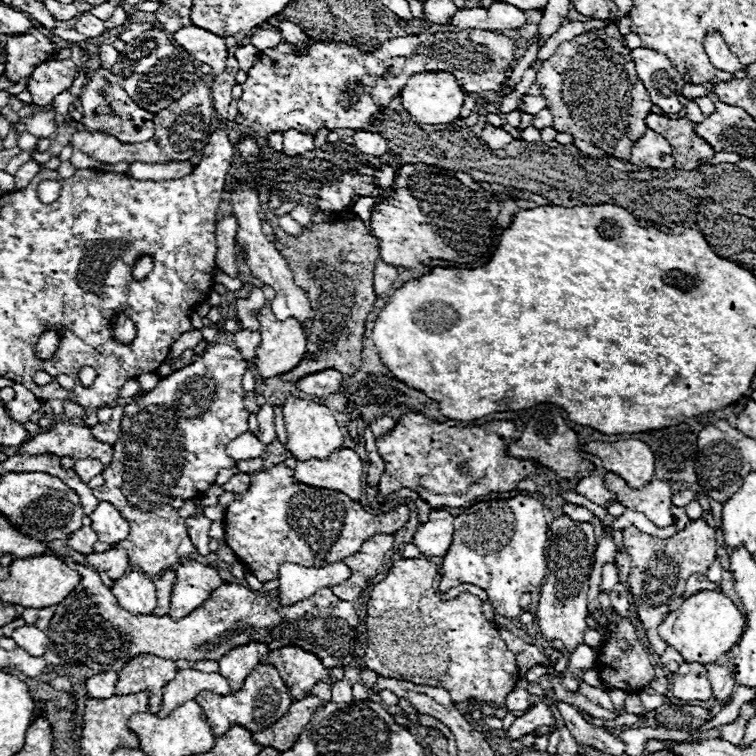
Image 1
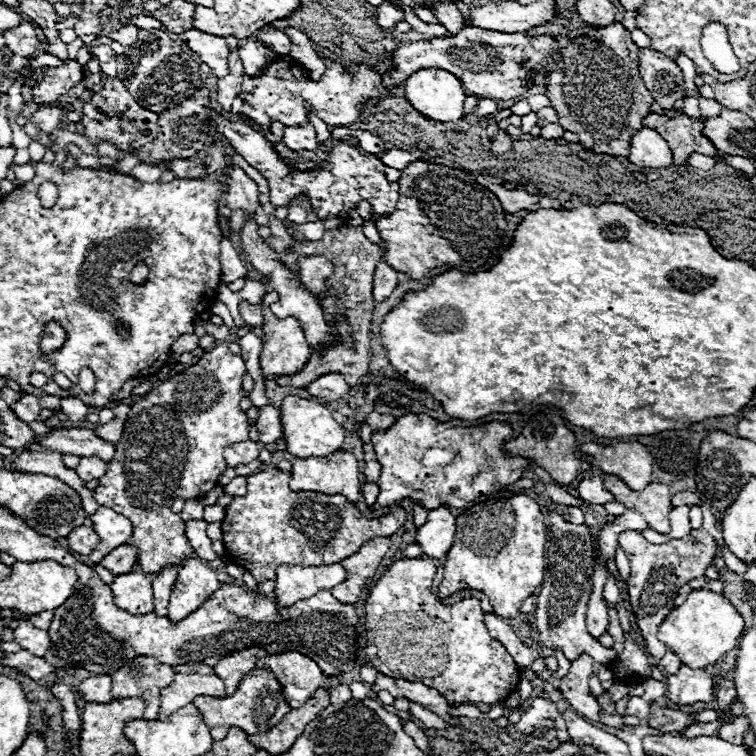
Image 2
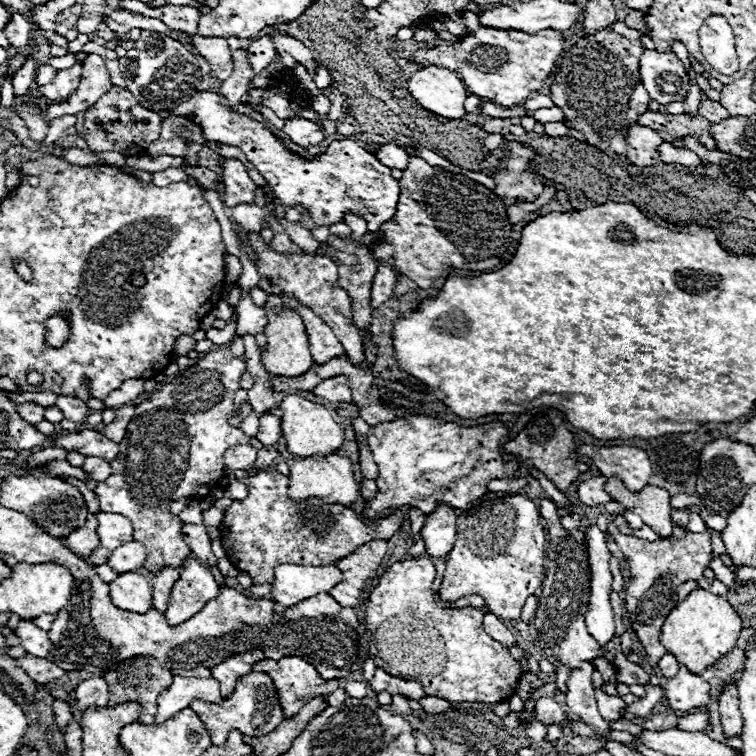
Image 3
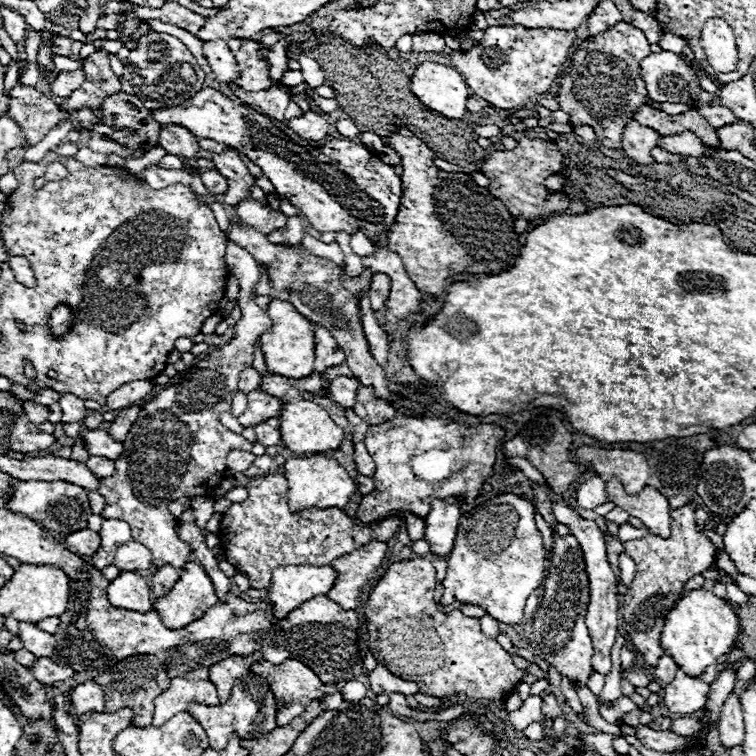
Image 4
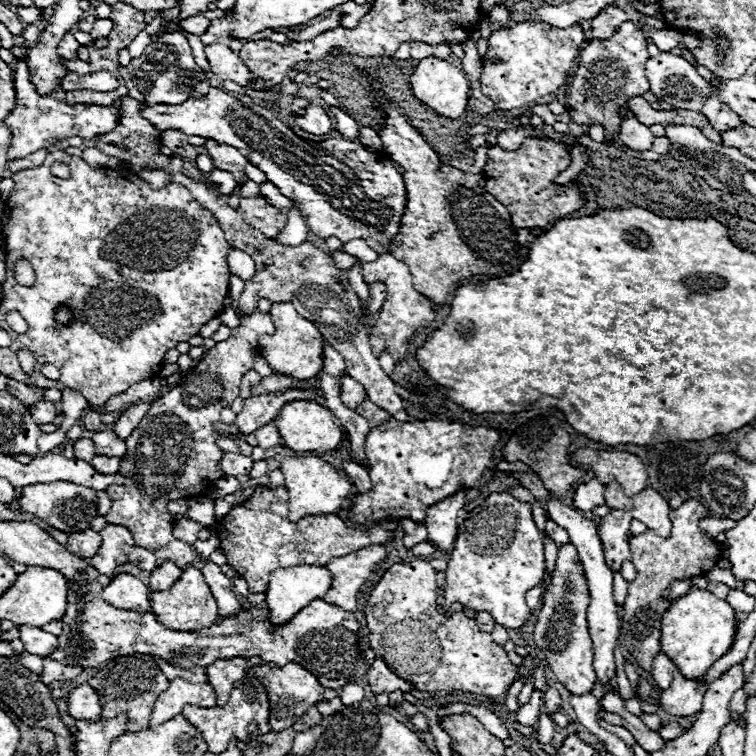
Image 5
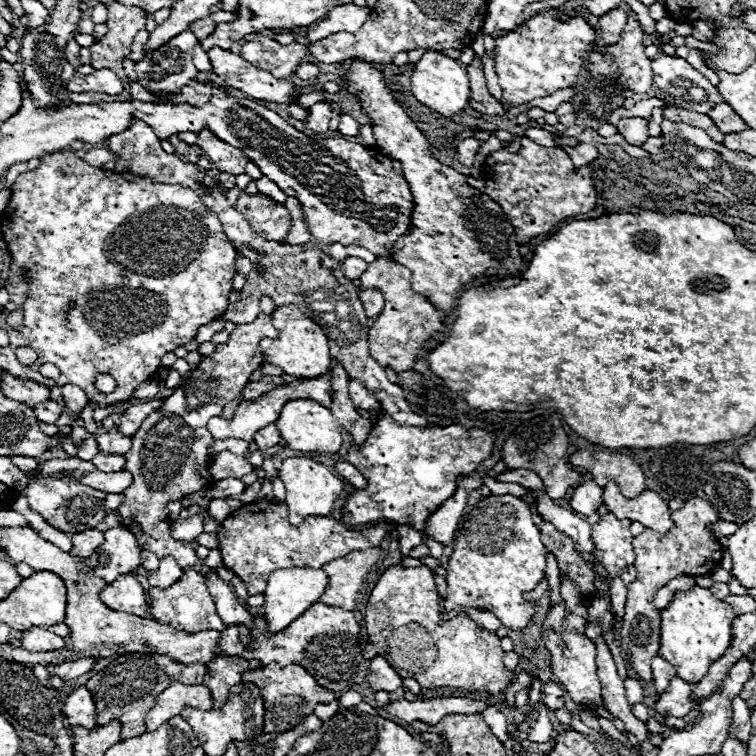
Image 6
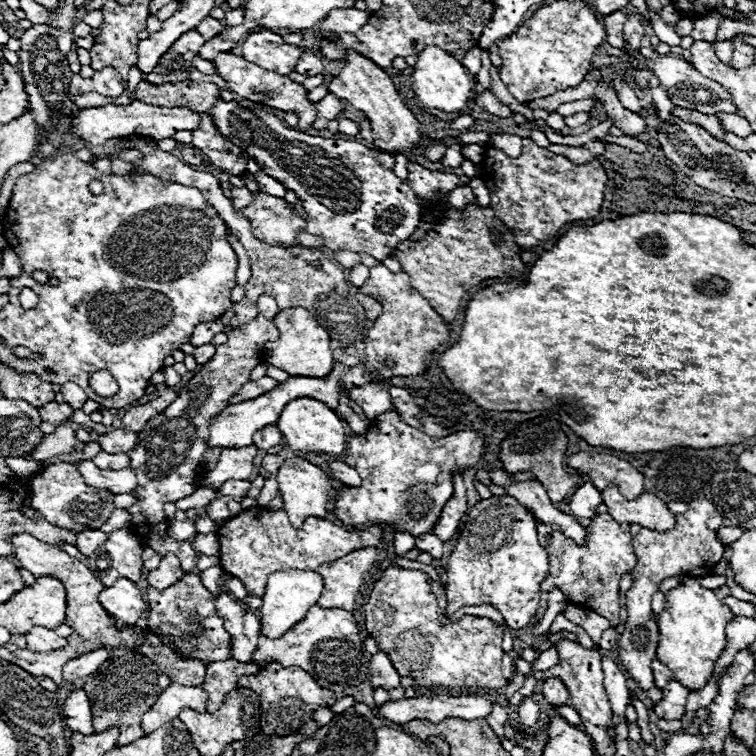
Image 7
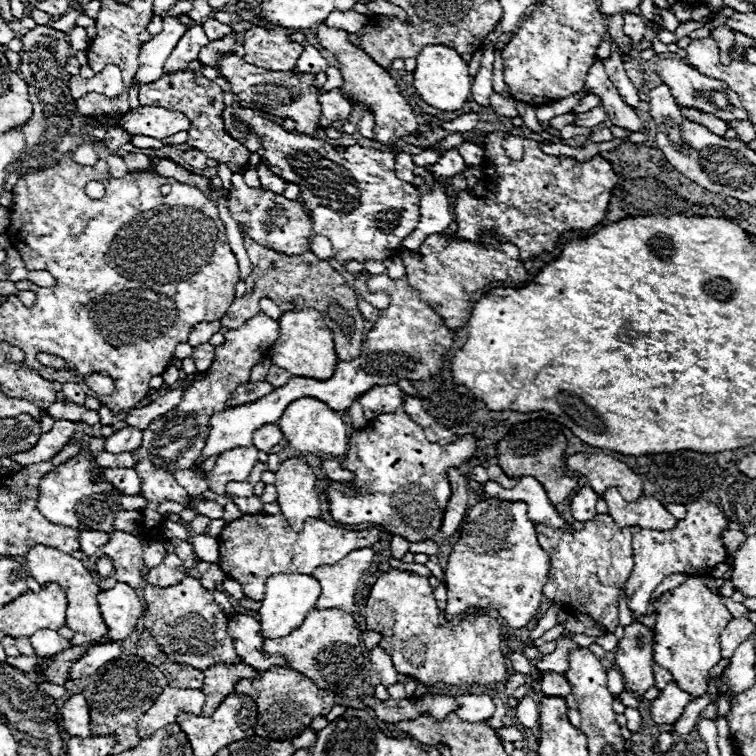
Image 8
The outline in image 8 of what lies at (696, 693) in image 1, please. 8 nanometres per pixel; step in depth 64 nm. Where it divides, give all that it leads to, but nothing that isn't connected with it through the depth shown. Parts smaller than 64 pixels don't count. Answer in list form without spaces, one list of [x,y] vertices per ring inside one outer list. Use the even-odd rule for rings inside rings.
[[[670,682],[664,690],[660,690],[660,696],[650,702],[650,718],[656,726],[660,724],[674,724],[676,718],[684,712],[692,696],[678,688],[676,682]]]

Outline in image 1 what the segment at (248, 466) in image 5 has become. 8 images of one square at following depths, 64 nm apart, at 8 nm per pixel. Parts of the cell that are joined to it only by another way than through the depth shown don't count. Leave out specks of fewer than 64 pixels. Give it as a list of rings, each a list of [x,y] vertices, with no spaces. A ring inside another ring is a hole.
[[[246,432],[228,444],[228,454],[236,462],[258,458],[262,454],[262,450],[264,450],[264,444],[252,432]]]

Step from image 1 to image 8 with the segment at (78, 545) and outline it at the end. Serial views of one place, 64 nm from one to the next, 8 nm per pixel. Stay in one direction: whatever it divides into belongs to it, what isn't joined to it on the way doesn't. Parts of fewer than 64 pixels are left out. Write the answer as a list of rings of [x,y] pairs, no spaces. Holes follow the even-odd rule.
[[[86,530],[86,532],[80,532],[80,550],[86,554],[86,556],[92,556],[102,544],[108,542],[108,534],[106,532],[96,532],[96,530]]]

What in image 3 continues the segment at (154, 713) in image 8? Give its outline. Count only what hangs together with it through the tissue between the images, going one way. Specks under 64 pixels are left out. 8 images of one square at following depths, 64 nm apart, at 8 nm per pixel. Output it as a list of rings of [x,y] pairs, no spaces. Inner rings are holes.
[[[174,676],[172,686],[168,686],[158,698],[156,724],[166,722],[172,714],[188,708],[194,698],[204,702],[222,702],[220,684],[214,678],[182,678]]]

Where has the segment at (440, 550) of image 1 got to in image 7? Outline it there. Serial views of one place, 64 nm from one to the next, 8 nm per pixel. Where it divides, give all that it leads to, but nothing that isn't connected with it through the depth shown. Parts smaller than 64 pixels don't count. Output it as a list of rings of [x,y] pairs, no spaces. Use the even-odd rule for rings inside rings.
[[[456,472],[452,474],[452,482],[454,482],[454,494],[452,498],[446,502],[432,534],[436,534],[442,542],[446,540],[452,540],[462,516],[466,514],[466,486],[464,486],[464,480],[462,480],[462,474]]]

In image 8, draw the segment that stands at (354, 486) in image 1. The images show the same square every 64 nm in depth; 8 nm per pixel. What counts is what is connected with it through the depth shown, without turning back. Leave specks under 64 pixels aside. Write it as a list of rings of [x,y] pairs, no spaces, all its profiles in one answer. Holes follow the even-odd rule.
[[[300,458],[284,460],[276,474],[278,506],[294,530],[302,530],[306,518],[320,518],[320,492],[312,468]]]

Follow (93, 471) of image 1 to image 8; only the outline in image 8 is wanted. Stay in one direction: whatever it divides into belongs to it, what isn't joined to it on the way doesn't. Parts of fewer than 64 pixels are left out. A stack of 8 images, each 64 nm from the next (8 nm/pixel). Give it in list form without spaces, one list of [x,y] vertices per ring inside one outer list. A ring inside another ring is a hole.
[[[104,450],[96,456],[96,462],[102,468],[134,468],[136,464],[134,454],[108,454]]]

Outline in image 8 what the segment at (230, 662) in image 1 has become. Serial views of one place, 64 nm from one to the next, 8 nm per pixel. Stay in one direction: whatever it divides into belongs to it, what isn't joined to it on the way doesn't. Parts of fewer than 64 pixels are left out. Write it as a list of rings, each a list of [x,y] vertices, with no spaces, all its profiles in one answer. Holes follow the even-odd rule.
[[[224,664],[224,666],[212,666],[204,672],[204,696],[206,696],[206,702],[204,702],[204,710],[202,714],[212,714],[216,710],[216,706],[220,706],[220,702],[232,694],[234,686],[238,680],[252,680],[252,678],[258,678],[256,670],[252,666],[246,666],[246,664]]]

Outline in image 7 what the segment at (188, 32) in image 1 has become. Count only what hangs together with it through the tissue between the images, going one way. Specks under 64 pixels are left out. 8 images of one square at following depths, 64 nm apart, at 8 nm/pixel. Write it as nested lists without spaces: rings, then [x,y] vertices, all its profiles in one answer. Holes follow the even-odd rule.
[[[222,52],[214,58],[214,66],[216,66],[216,74],[220,78],[224,78],[230,86],[232,92],[236,92],[238,96],[252,100],[252,102],[260,102],[266,104],[270,108],[282,110],[282,112],[294,112],[298,114],[298,128],[300,130],[310,130],[312,122],[316,120],[316,104],[312,104],[308,100],[308,90],[304,86],[300,86],[298,82],[284,78],[280,74],[272,74],[270,70],[264,70],[256,64],[246,62],[242,56],[234,56],[230,52]]]

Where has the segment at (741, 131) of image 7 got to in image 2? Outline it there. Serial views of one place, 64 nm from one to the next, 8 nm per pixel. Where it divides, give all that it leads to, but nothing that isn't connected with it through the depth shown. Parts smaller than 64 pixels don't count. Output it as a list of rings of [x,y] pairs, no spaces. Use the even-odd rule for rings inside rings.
[[[700,98],[700,114],[704,118],[716,118],[716,114],[720,114],[722,106],[716,100],[708,100],[708,98]]]

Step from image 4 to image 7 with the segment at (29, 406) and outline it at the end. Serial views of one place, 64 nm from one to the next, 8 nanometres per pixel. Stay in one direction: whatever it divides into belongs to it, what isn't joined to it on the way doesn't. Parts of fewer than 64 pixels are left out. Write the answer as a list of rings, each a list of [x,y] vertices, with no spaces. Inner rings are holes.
[[[50,402],[48,406],[42,406],[38,408],[42,420],[48,420],[50,424],[56,424],[56,422],[62,422],[62,420],[68,420],[72,414],[74,414],[74,408],[68,406],[66,402]]]

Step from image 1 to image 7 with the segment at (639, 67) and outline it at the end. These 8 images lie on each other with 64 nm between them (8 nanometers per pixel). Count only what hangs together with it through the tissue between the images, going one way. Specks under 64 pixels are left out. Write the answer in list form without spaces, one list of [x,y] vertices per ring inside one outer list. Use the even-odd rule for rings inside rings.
[[[658,56],[654,62],[654,74],[660,80],[660,86],[664,86],[676,106],[684,106],[688,110],[700,110],[704,114],[722,114],[732,112],[738,114],[738,108],[732,100],[732,96],[720,86],[720,82],[710,80],[702,76],[690,62],[686,62],[680,56]]]

